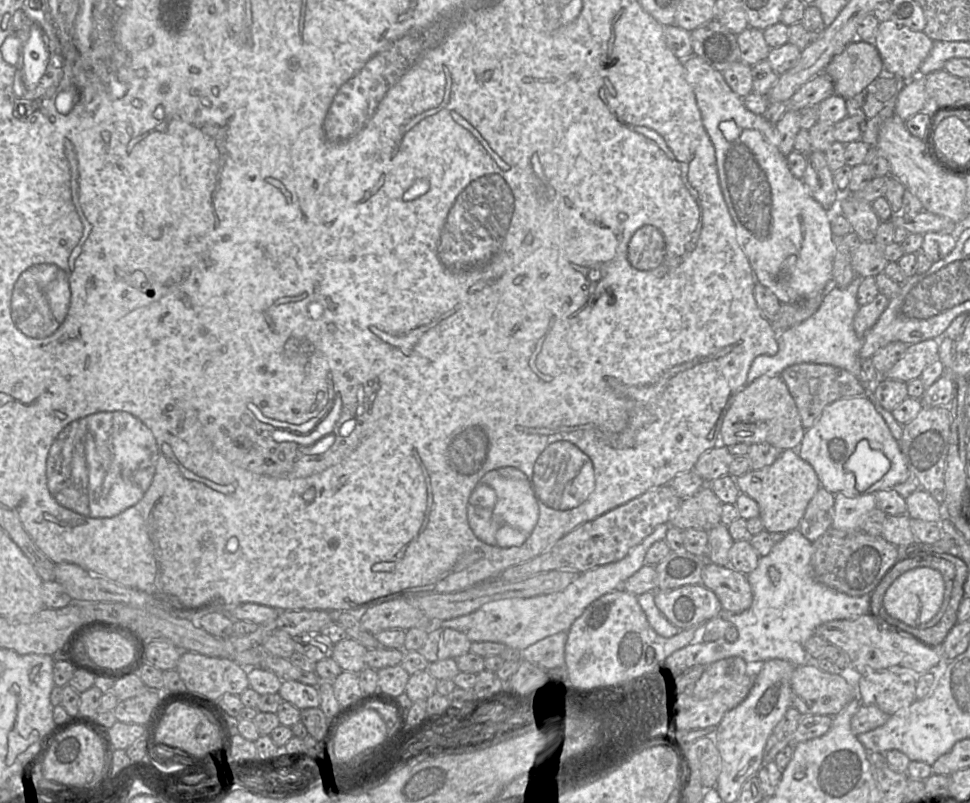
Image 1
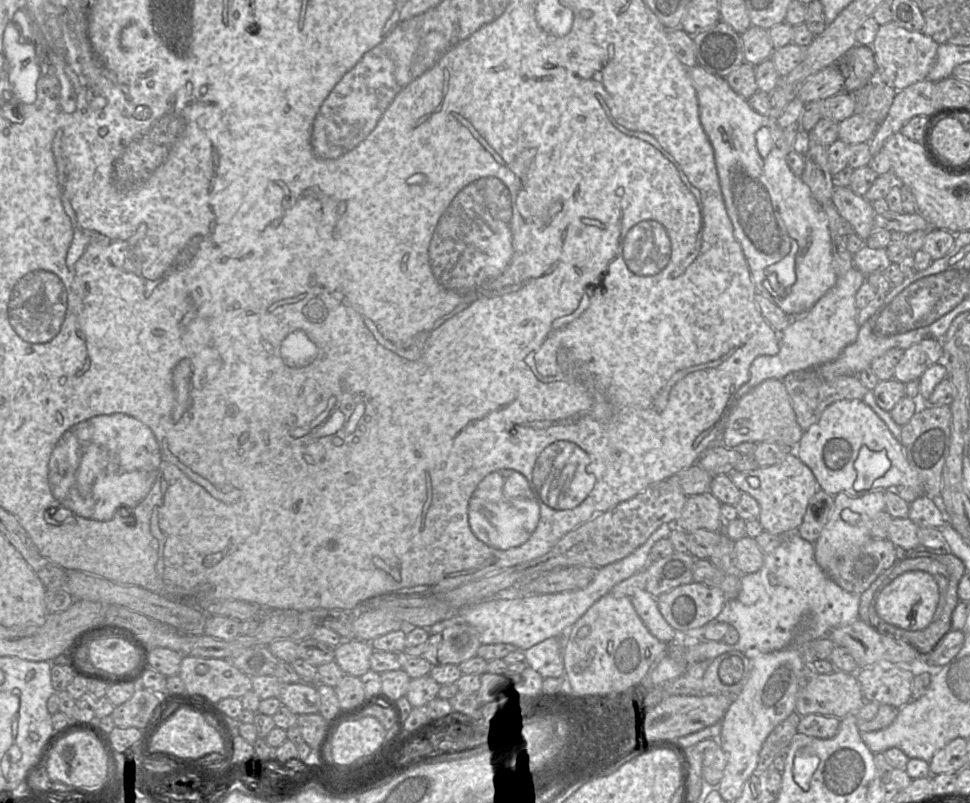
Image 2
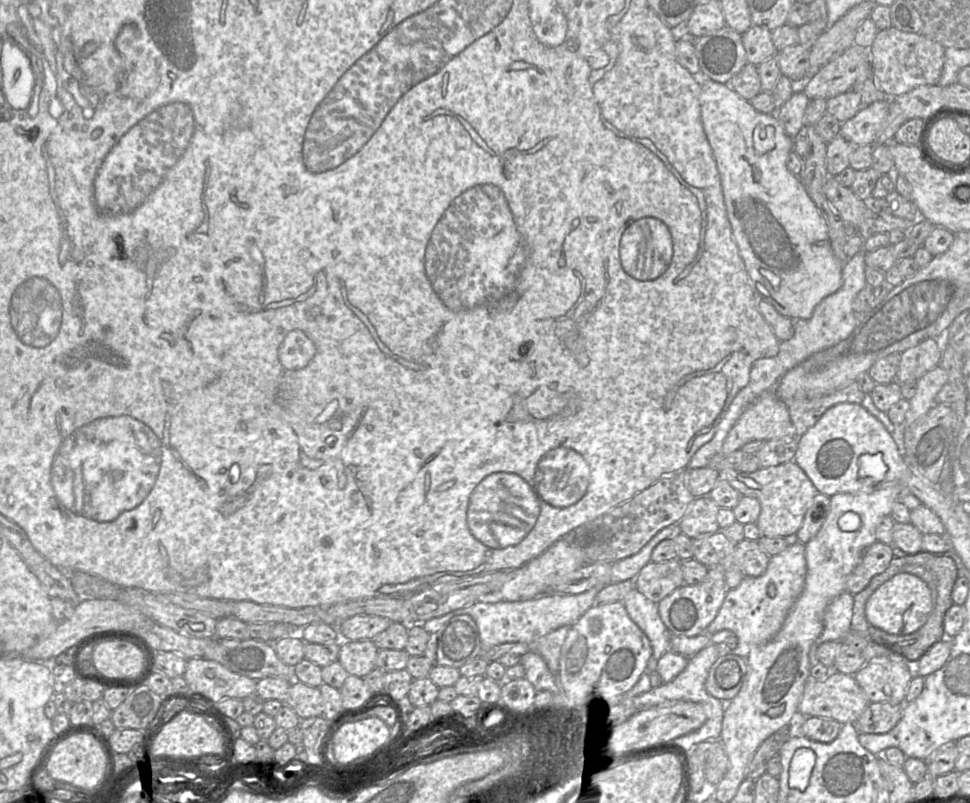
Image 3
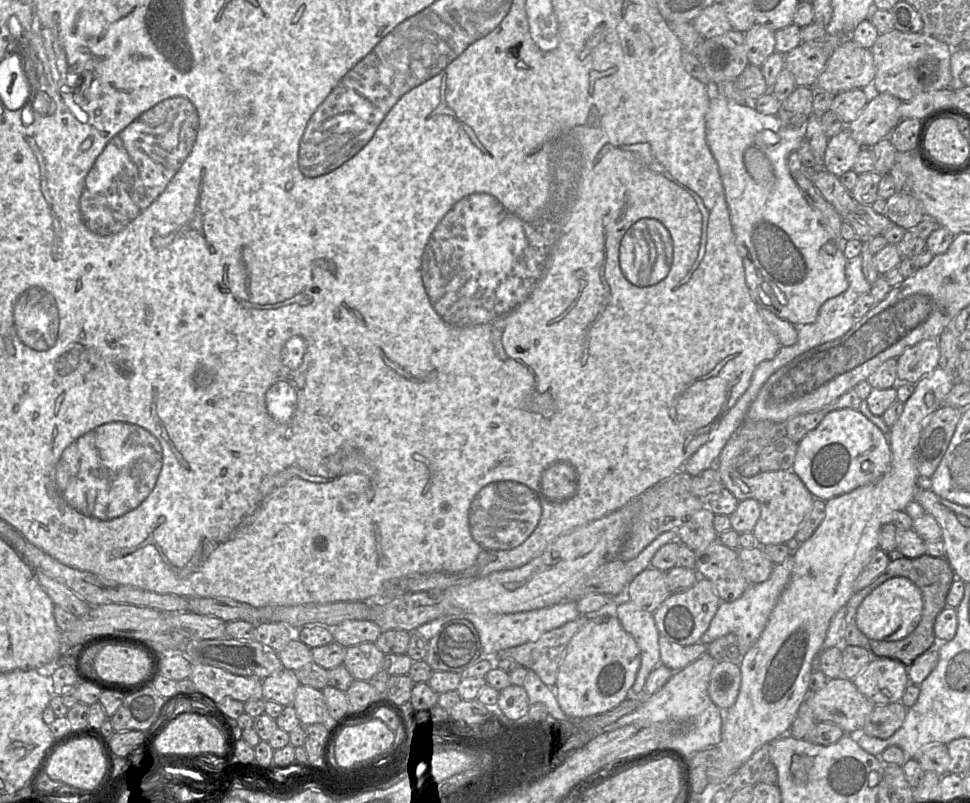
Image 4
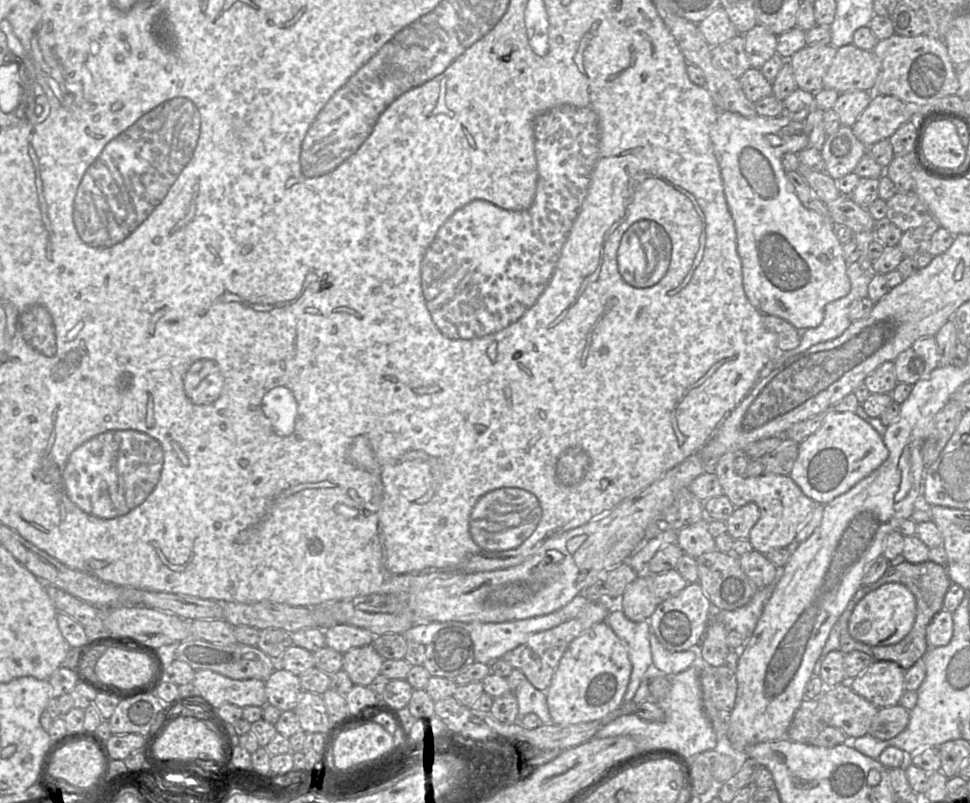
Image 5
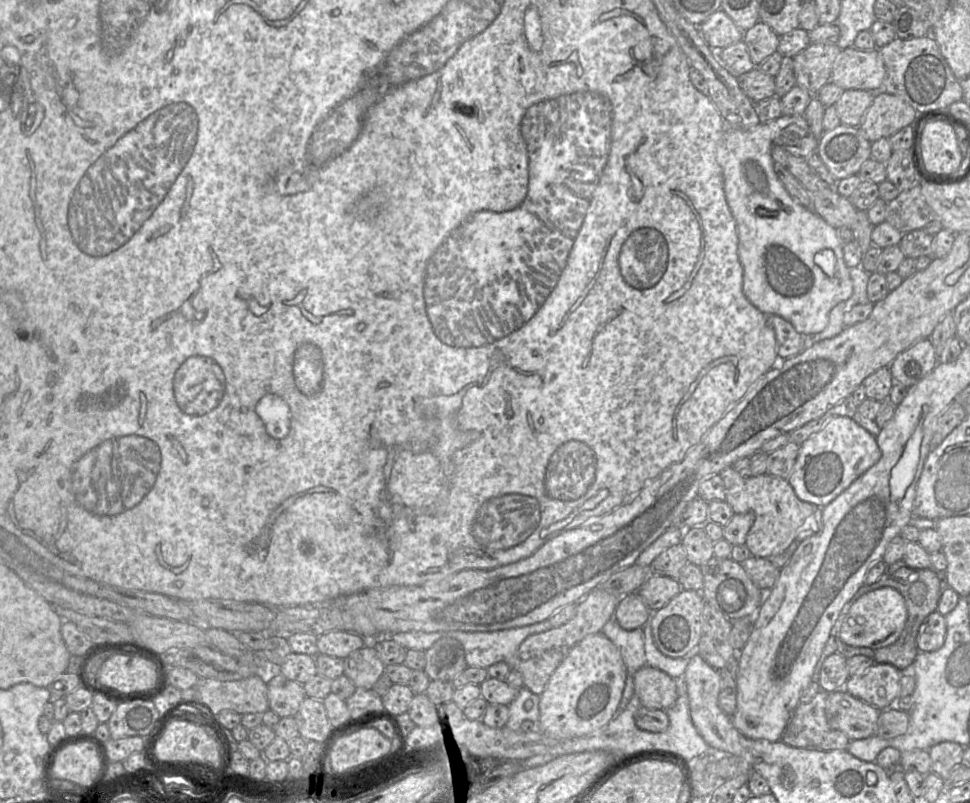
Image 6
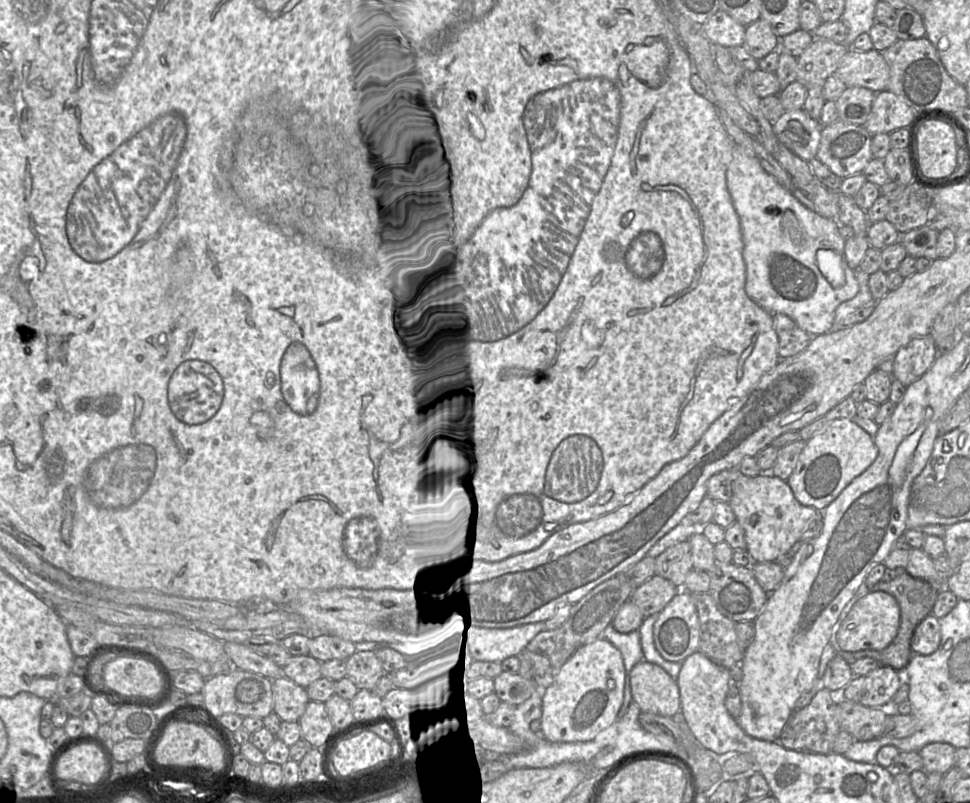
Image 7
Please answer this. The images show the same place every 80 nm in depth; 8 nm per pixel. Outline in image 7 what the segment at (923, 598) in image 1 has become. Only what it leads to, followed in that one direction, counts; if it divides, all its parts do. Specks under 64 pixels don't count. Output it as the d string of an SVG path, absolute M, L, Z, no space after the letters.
M882 591L869 592L851 608L837 632L841 650L857 652L862 650L883 651L897 635L900 625L900 607L894 596Z

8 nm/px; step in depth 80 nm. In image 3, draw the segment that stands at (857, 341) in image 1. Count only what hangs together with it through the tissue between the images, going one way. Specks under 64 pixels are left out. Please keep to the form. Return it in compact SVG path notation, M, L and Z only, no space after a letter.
M857 253L847 259L842 266L842 286L835 293L825 297L814 309L809 319L794 321L794 335L792 338L779 343L776 356L756 360L750 371L750 380L734 397L726 413L717 426L713 438L700 447L691 457L686 469L698 469L713 464L713 460L721 454L722 445L744 410L763 393L773 390L782 376L797 366L809 356L821 350L832 347L849 337L858 323L858 316L853 310L853 301L857 294L867 285L865 279L865 253Z

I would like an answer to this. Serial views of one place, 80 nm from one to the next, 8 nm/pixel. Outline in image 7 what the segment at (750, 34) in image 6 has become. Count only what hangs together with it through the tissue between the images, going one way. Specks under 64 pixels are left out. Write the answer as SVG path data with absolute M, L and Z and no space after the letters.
M758 19L745 29L744 46L757 61L772 51L780 49L780 38L773 32L766 20Z

